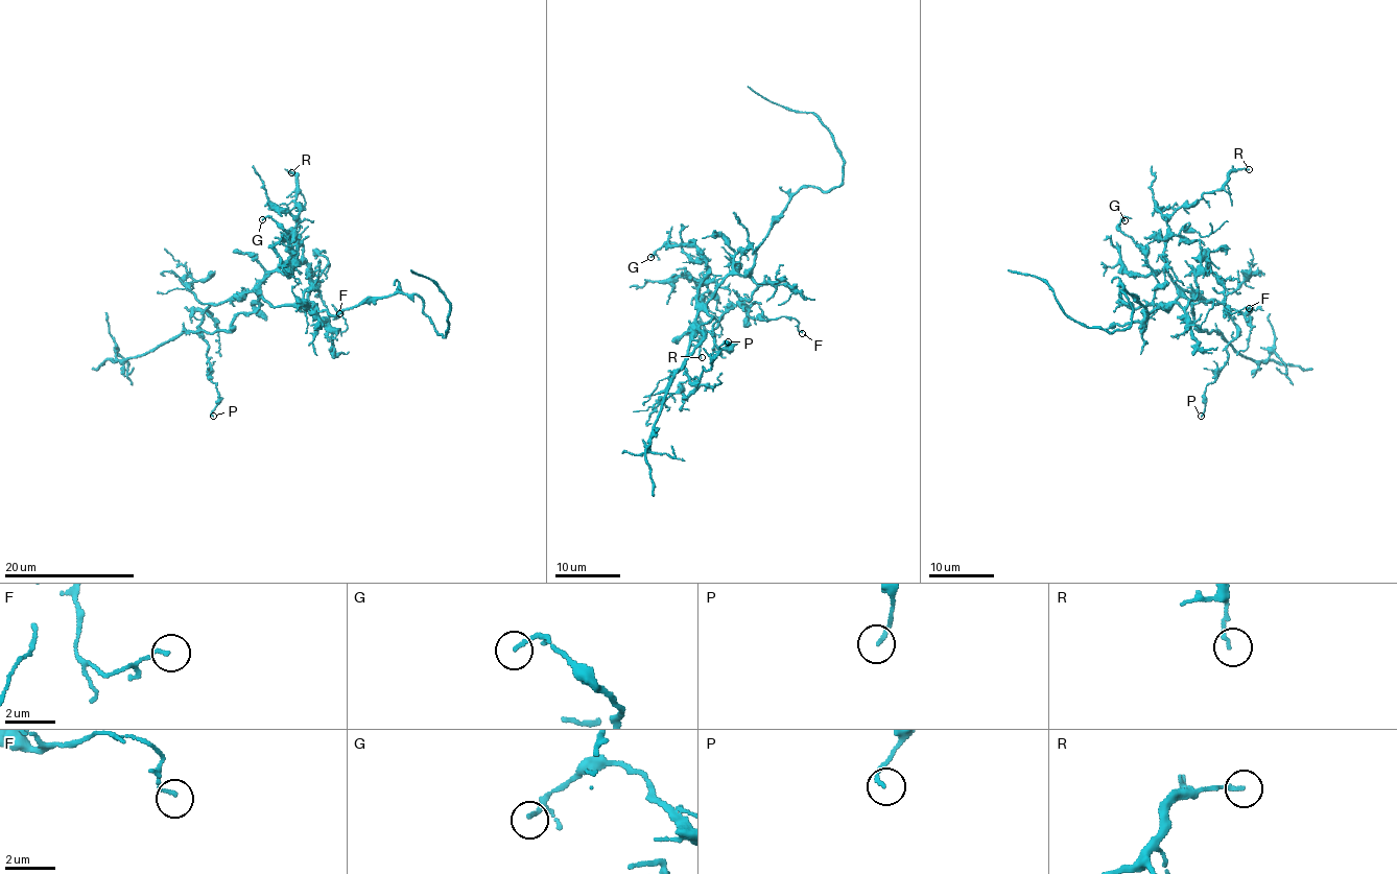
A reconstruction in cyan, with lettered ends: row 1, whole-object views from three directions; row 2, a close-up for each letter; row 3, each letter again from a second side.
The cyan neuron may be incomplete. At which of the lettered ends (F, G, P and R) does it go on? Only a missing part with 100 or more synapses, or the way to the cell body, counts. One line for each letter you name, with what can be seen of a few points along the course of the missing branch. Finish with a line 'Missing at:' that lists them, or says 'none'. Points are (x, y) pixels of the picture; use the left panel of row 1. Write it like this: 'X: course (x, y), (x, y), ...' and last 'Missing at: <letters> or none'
Missing at: none

